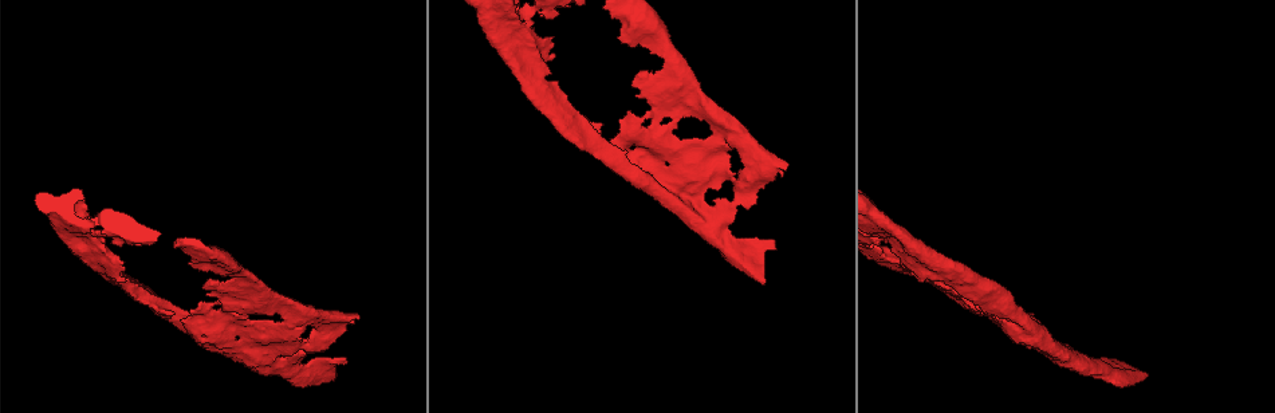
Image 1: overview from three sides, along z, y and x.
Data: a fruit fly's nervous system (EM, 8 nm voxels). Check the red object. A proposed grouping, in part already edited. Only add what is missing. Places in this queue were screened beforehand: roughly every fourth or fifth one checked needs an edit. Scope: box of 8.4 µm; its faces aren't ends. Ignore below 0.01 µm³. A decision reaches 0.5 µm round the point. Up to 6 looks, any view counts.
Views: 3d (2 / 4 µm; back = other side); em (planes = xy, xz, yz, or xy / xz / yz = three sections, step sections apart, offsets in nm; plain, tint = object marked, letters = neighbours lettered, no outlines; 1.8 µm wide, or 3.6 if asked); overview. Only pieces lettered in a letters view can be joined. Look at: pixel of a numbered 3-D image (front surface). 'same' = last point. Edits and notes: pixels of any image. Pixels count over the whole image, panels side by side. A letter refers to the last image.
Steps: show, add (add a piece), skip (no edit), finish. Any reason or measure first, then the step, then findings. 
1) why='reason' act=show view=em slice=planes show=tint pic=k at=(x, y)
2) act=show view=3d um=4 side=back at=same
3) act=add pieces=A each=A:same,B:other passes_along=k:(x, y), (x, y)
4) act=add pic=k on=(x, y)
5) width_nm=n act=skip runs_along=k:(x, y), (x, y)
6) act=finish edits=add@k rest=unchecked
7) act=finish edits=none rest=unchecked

why='touches itself' act=show view=em slice=planes show=letters pic=1 at=(227, 307)

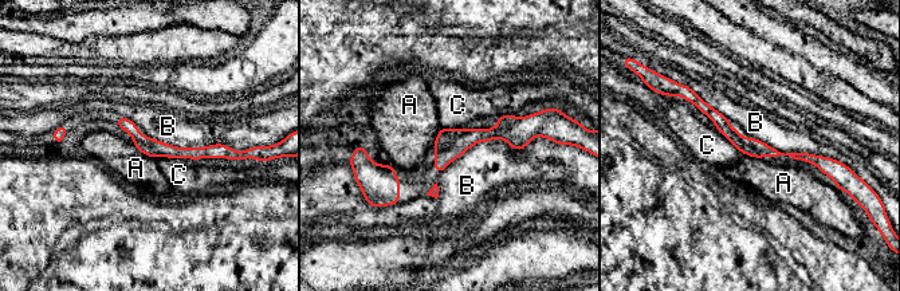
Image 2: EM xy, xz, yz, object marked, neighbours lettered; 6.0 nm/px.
act=skip each=A:other,B:other,C:other runs_along=2:(688, 94), (743, 145), (828, 165) found='none of them fits'

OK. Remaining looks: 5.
why='closes a loop' act=show view=em slice=planes show=letters pic=1 at=(1086, 367)

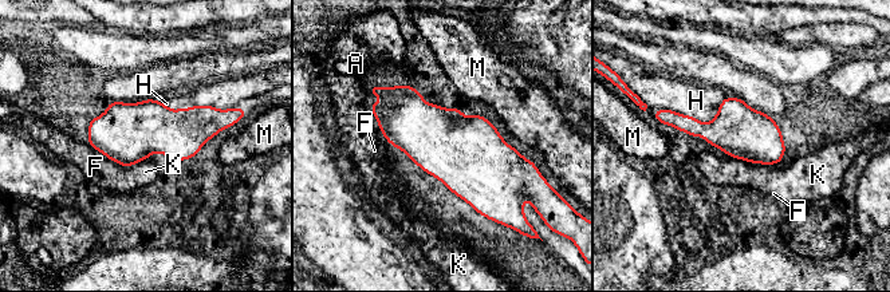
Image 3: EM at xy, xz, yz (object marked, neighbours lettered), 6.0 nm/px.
width_nm=320 longest_contact=H:400nm act=skip each=A:other,F:other,H:other,K:other,M:other found='no lettered piece goes on from it'

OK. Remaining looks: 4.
why='sudden change in width' act=show view=3d um=2 pic=1 at=(514, 15)

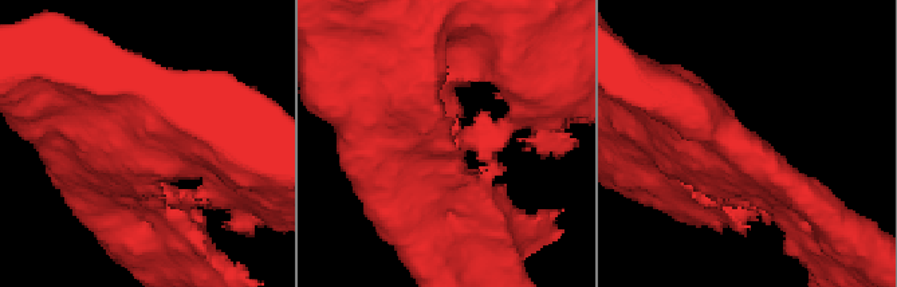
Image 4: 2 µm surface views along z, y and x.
arms=4 why='shape alone is not enough' act=show view=em slice=yz step=8 show=letters pic=4 at=(747, 180)

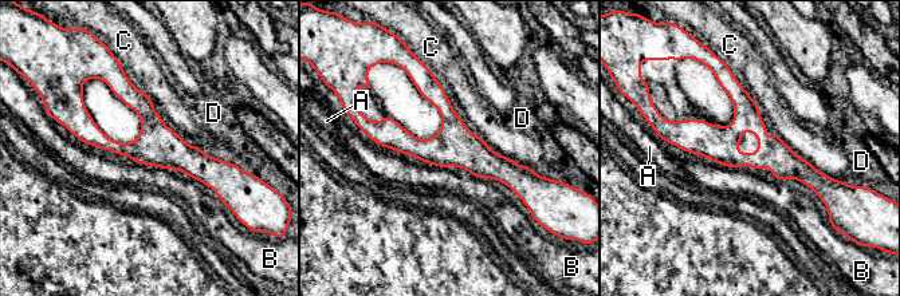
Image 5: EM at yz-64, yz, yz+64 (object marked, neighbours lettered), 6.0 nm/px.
longest_contact=C:480nm act=skip each=A:other,B:other,C:other,D:other border=5:(714, 162), (737, 169) found='no lettered piece goes on from it'

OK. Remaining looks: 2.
act=finish edits=none rest=unchecked

